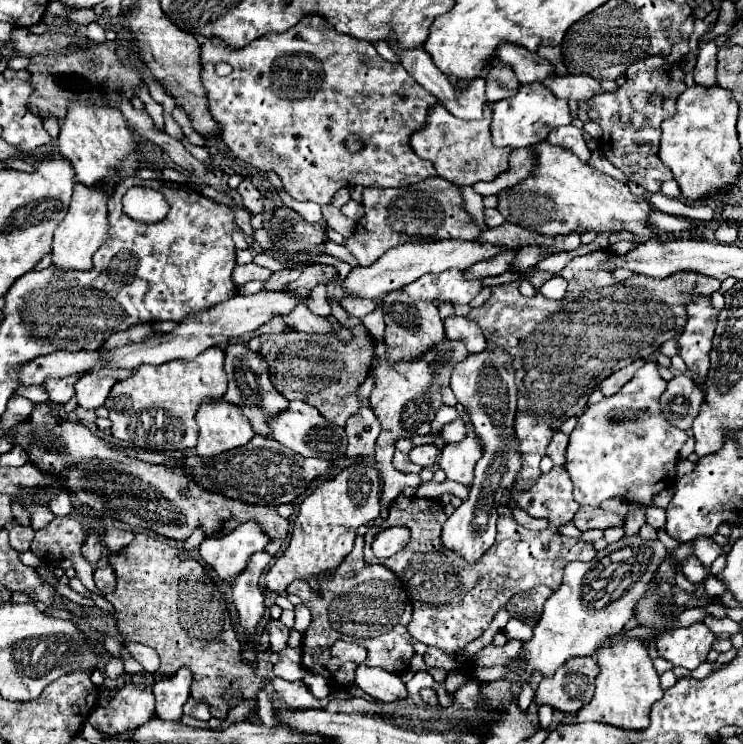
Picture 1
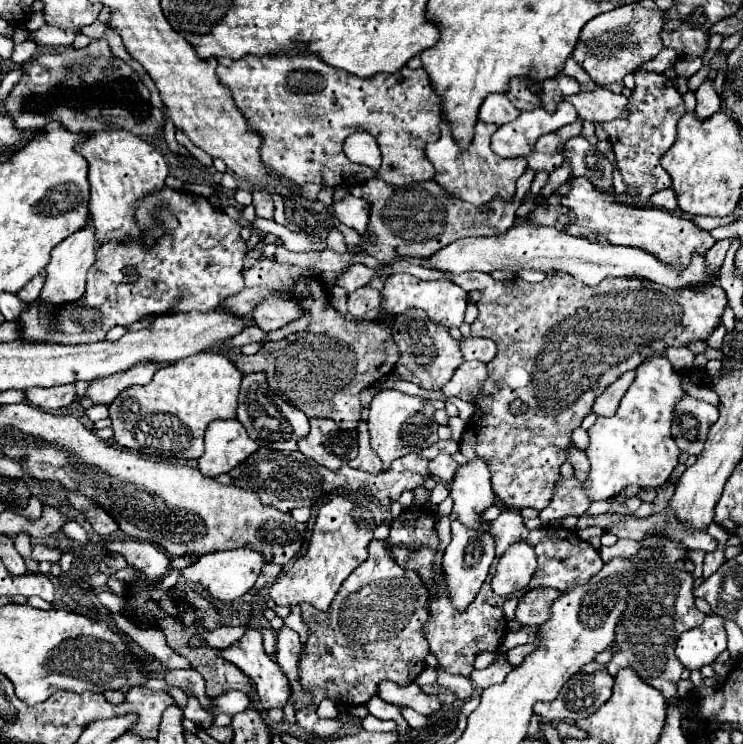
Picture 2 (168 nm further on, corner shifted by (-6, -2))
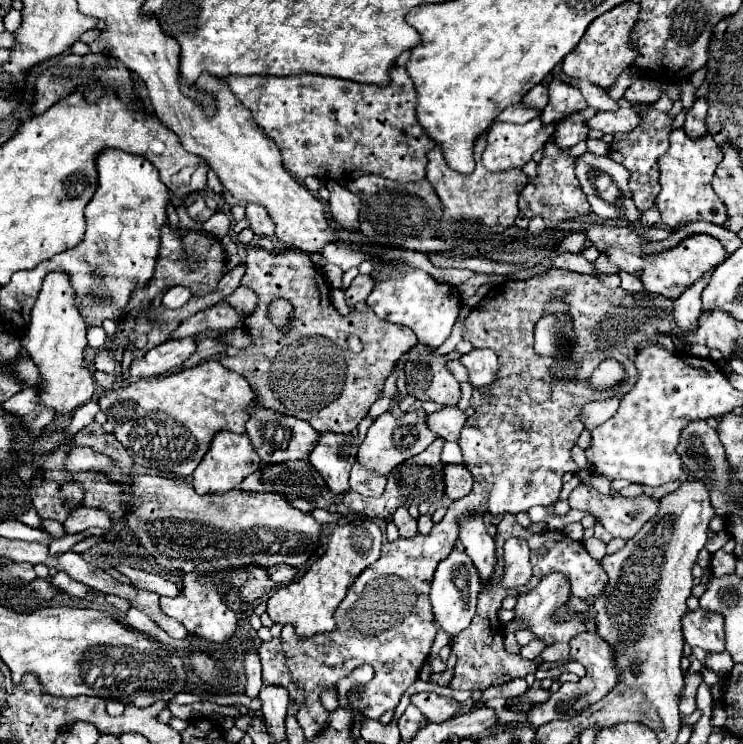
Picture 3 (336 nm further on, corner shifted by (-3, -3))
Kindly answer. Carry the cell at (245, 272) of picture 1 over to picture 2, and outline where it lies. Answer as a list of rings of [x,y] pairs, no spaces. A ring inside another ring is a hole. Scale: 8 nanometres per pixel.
[[[258,259],[254,263],[254,267],[250,267],[250,271],[244,273],[245,287],[256,287],[256,285],[264,285],[272,291],[282,291],[288,293],[292,301],[298,303],[298,307],[302,307],[302,313],[310,315],[310,325],[308,329],[300,331],[300,333],[292,333],[282,341],[268,341],[260,347],[260,351],[256,355],[236,355],[232,359],[232,363],[244,373],[264,373],[266,381],[270,385],[270,389],[282,397],[288,405],[304,411],[310,419],[312,417],[322,417],[322,419],[332,419],[336,421],[342,429],[356,429],[358,421],[360,421],[360,413],[362,413],[362,405],[360,405],[360,391],[376,381],[380,381],[382,377],[388,377],[394,371],[396,361],[400,359],[398,353],[398,345],[392,339],[392,323],[380,323],[380,321],[362,321],[356,323],[352,319],[342,317],[330,303],[330,293],[328,287],[324,285],[324,281],[316,275],[308,275],[308,269],[304,267],[296,267],[296,265],[282,265],[276,263],[274,259]]]

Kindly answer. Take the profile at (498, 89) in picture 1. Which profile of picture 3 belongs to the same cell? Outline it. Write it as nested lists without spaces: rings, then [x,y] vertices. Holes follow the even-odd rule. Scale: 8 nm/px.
[[[537,84],[535,88],[531,88],[523,98],[523,106],[543,110],[547,106],[547,88],[543,84]]]

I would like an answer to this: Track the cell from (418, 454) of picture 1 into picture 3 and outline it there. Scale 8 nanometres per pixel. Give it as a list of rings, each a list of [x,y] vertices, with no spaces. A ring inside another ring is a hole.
[[[445,464],[443,466],[443,480],[445,480],[445,494],[449,500],[459,500],[467,496],[473,488],[471,472],[463,464]]]

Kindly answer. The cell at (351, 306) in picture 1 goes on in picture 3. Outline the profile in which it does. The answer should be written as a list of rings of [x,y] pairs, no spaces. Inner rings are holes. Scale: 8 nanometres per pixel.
[[[359,274],[359,276],[351,282],[351,286],[345,290],[345,300],[347,300],[347,304],[349,304],[349,306],[355,306],[357,302],[367,300],[367,296],[371,294],[371,288],[373,288],[373,286],[375,286],[375,282],[373,282],[371,276]]]

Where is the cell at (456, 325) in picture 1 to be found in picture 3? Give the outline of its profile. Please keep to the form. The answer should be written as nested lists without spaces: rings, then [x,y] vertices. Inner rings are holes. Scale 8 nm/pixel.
[[[491,348],[471,350],[471,352],[463,354],[459,360],[469,370],[469,380],[471,380],[473,388],[491,384],[495,380],[495,376],[497,376],[499,362],[497,362],[497,356],[495,356],[495,352]]]

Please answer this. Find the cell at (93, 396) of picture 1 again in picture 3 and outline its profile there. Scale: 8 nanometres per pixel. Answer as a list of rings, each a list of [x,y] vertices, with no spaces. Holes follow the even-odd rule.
[[[167,340],[155,348],[151,348],[143,358],[133,360],[129,366],[129,380],[151,378],[159,374],[175,372],[191,354],[195,352],[195,340]]]

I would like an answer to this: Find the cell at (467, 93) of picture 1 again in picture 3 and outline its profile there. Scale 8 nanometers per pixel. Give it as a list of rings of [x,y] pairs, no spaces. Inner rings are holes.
[[[511,104],[509,108],[501,110],[499,116],[495,118],[495,122],[511,122],[511,124],[525,124],[529,120],[533,120],[535,116],[539,116],[539,110],[533,108],[525,108],[523,104]]]

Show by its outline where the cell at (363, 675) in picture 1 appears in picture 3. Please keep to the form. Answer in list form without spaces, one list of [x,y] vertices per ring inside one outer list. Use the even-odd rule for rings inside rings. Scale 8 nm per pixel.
[[[417,692],[411,696],[411,704],[417,706],[429,718],[429,722],[437,724],[453,718],[459,710],[459,702],[447,696],[439,696],[435,692]]]

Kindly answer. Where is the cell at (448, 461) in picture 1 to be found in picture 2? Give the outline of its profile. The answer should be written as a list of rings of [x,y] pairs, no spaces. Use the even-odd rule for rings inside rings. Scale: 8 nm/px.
[[[472,459],[468,465],[458,467],[458,475],[450,485],[450,497],[454,499],[458,521],[470,529],[482,531],[486,523],[482,513],[496,501],[484,459]]]

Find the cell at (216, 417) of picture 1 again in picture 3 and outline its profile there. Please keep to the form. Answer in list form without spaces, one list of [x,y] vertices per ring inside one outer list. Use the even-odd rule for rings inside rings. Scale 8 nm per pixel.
[[[217,432],[211,440],[211,448],[207,450],[207,454],[203,456],[203,460],[199,462],[199,466],[193,472],[193,486],[199,494],[209,494],[209,492],[227,492],[239,486],[239,482],[243,478],[247,478],[249,474],[257,472],[257,468],[261,466],[261,460],[257,456],[257,452],[253,450],[249,438],[245,434],[233,434],[233,432]]]

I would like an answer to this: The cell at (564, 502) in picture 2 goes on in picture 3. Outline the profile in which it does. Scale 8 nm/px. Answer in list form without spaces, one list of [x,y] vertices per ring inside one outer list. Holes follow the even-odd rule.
[[[583,484],[569,494],[569,506],[573,510],[591,512],[601,520],[607,532],[621,538],[633,538],[639,528],[657,514],[657,500],[651,500],[649,496],[601,496],[597,490],[589,490]]]

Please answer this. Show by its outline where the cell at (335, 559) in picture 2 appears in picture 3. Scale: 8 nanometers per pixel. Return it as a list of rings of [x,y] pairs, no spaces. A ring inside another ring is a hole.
[[[363,516],[349,522],[339,522],[329,534],[325,554],[313,562],[313,566],[299,580],[293,580],[285,588],[273,592],[273,596],[267,600],[267,614],[273,618],[273,622],[295,624],[299,636],[313,636],[317,632],[335,630],[335,608],[345,598],[353,580],[379,558],[381,544],[383,532],[377,520],[367,520]]]

